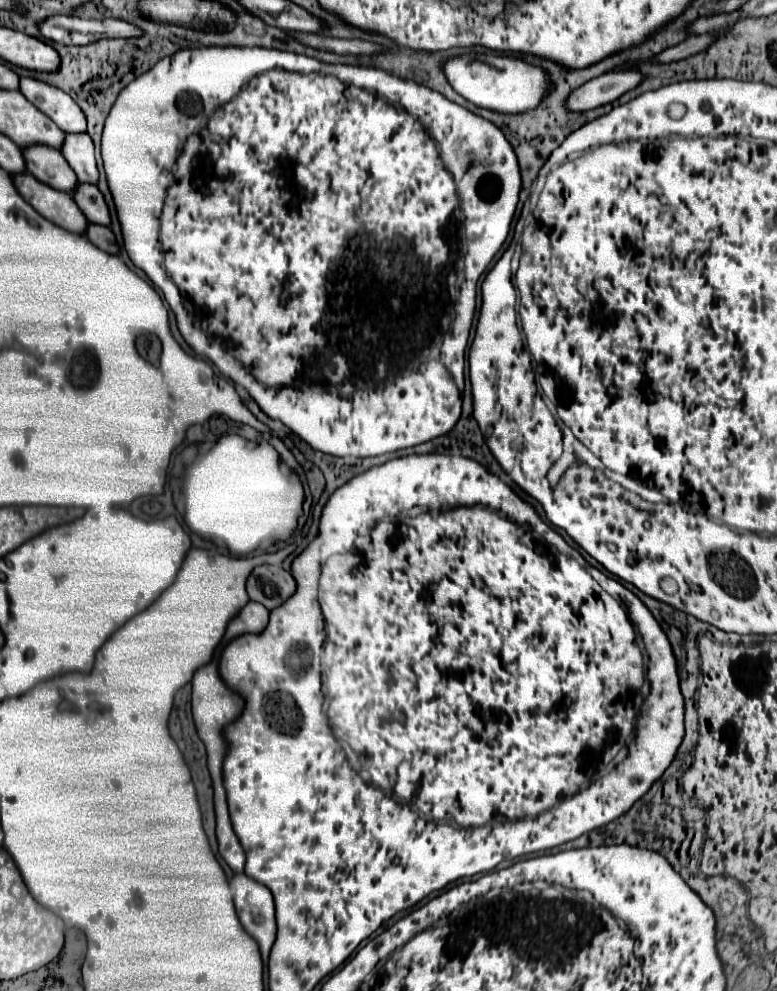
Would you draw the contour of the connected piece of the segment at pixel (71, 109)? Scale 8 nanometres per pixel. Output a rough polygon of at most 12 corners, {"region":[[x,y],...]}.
{"region":[[22,78],[20,92],[68,134],[86,116],[56,86]]}

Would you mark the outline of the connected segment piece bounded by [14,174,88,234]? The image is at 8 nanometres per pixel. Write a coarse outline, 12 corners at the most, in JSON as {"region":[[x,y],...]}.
{"region":[[14,176],[22,198],[40,216],[72,234],[84,234],[88,218],[70,194]]}

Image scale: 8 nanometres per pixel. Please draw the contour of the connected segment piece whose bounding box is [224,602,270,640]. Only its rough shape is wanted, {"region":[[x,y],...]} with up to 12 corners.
{"region":[[258,602],[230,622],[224,640],[258,634],[268,626],[270,612]]}

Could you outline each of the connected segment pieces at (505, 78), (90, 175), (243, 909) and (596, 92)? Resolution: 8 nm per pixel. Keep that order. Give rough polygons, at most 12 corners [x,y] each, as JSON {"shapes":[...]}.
{"shapes":[[[460,56],[444,72],[480,108],[520,114],[550,90],[516,56]],[[88,134],[66,136],[62,154],[82,184],[98,184]],[[234,874],[230,890],[266,966],[276,936],[272,892]],[[640,70],[608,72],[566,98],[570,112],[618,100],[642,84]]]}

